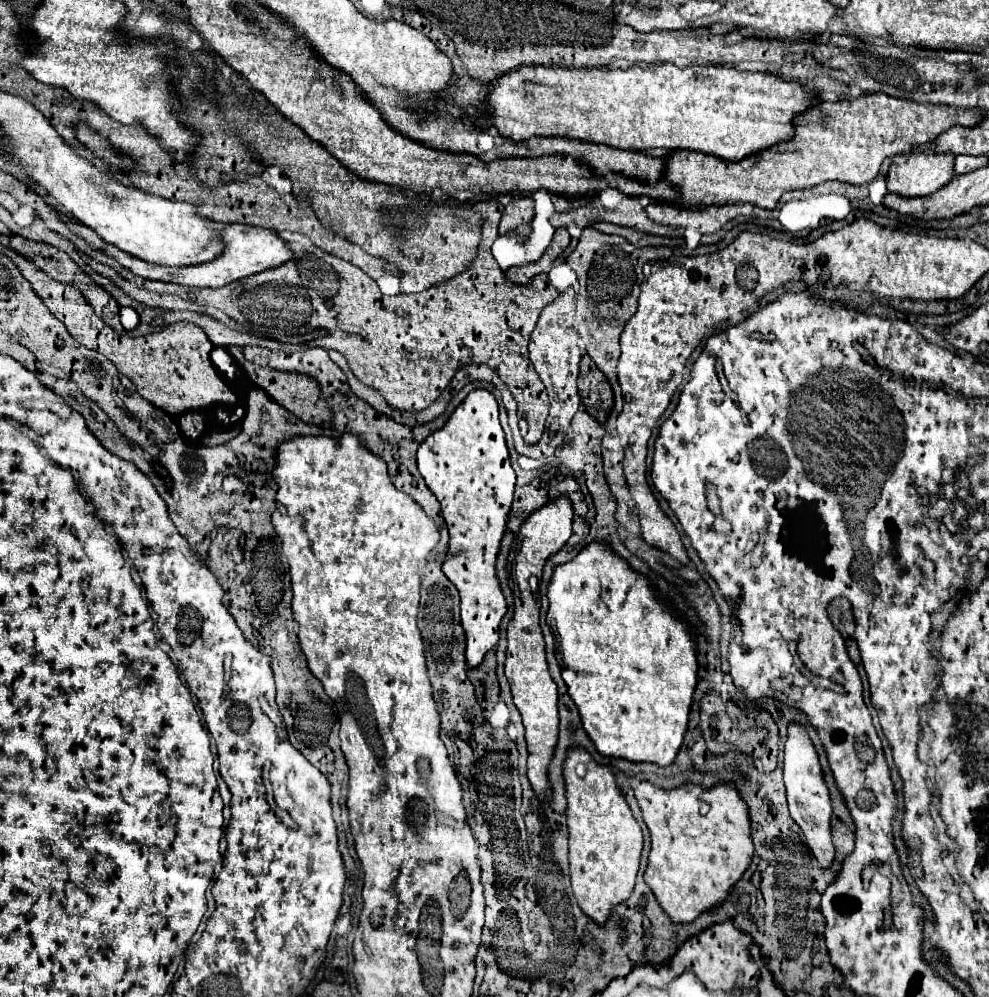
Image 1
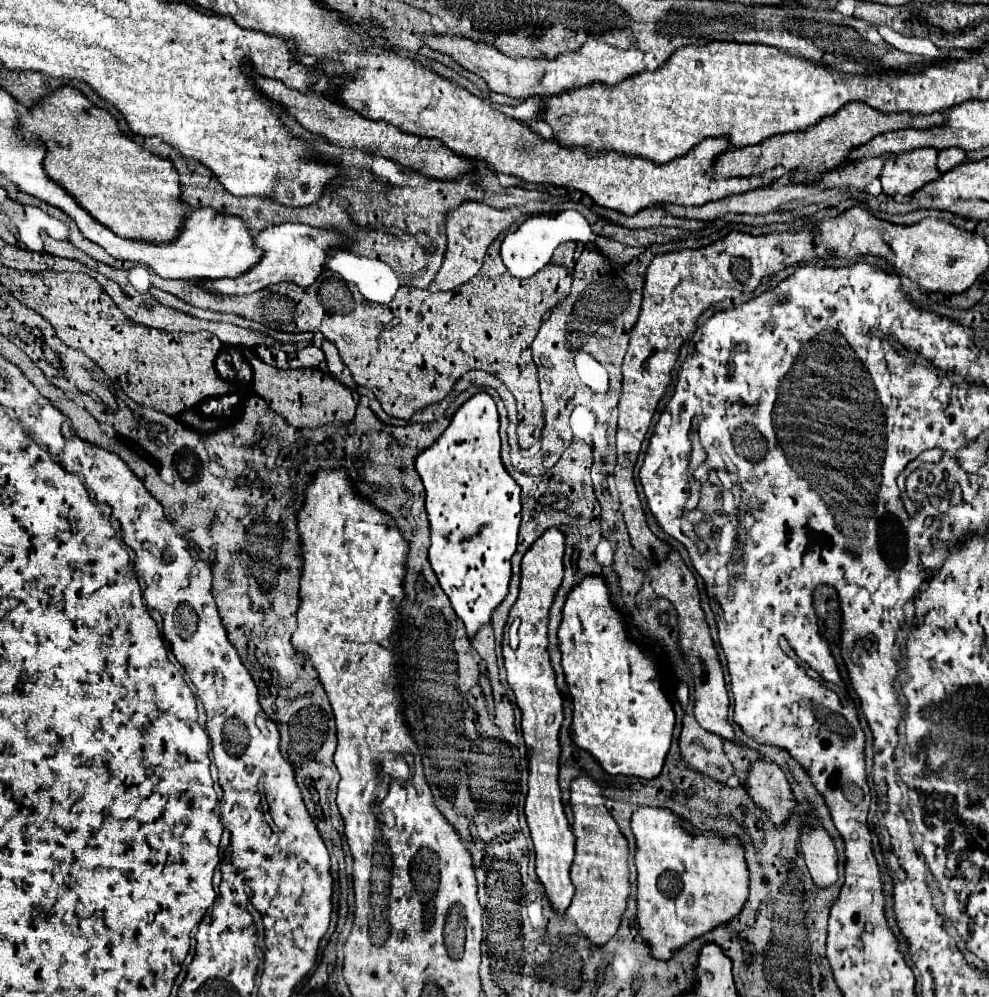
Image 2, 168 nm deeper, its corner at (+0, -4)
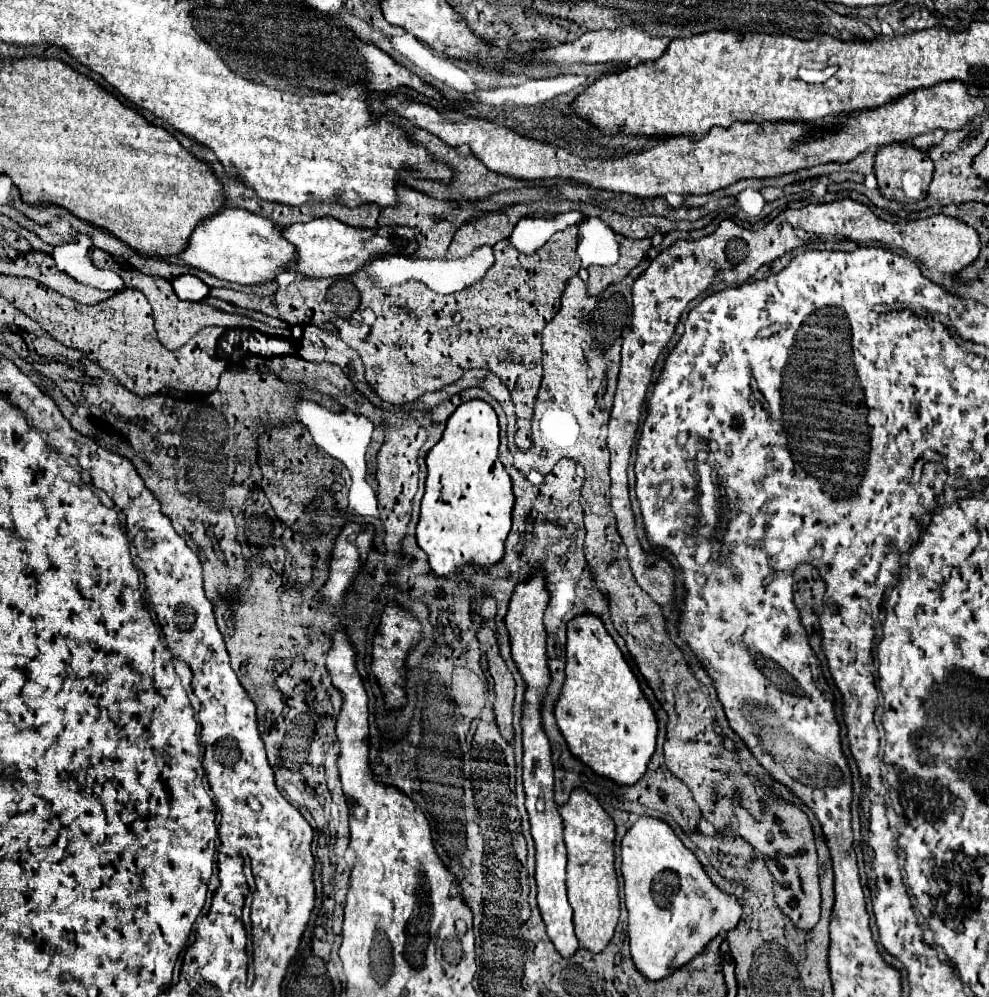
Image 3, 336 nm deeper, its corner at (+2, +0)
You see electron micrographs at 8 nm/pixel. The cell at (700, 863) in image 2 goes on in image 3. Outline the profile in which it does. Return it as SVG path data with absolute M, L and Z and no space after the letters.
M640 817L622 839L622 875L624 875L624 893L626 893L626 909L628 909L628 935L630 935L630 951L634 965L640 969L646 979L656 981L670 975L676 967L688 963L688 959L696 957L710 939L714 939L722 931L732 931L740 921L742 907L736 895L724 893L720 887L704 871L700 859L684 847L684 843L676 837L674 829L656 817Z

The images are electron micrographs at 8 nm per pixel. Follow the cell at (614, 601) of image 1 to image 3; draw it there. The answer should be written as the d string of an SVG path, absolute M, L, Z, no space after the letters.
M592 613L578 615L568 623L568 643L566 643L566 681L562 695L556 703L556 723L568 741L574 757L592 767L598 775L612 779L618 785L636 783L648 769L648 763L656 751L658 717L644 691L640 689L638 677L630 669L616 641L608 635L600 617Z

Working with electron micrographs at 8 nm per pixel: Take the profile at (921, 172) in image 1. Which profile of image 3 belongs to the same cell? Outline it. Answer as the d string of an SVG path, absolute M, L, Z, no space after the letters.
M890 143L878 149L874 173L878 179L878 189L886 199L910 203L910 201L920 201L926 197L928 185L932 181L934 165L932 165L932 159L928 159L926 151L916 149L910 143Z

